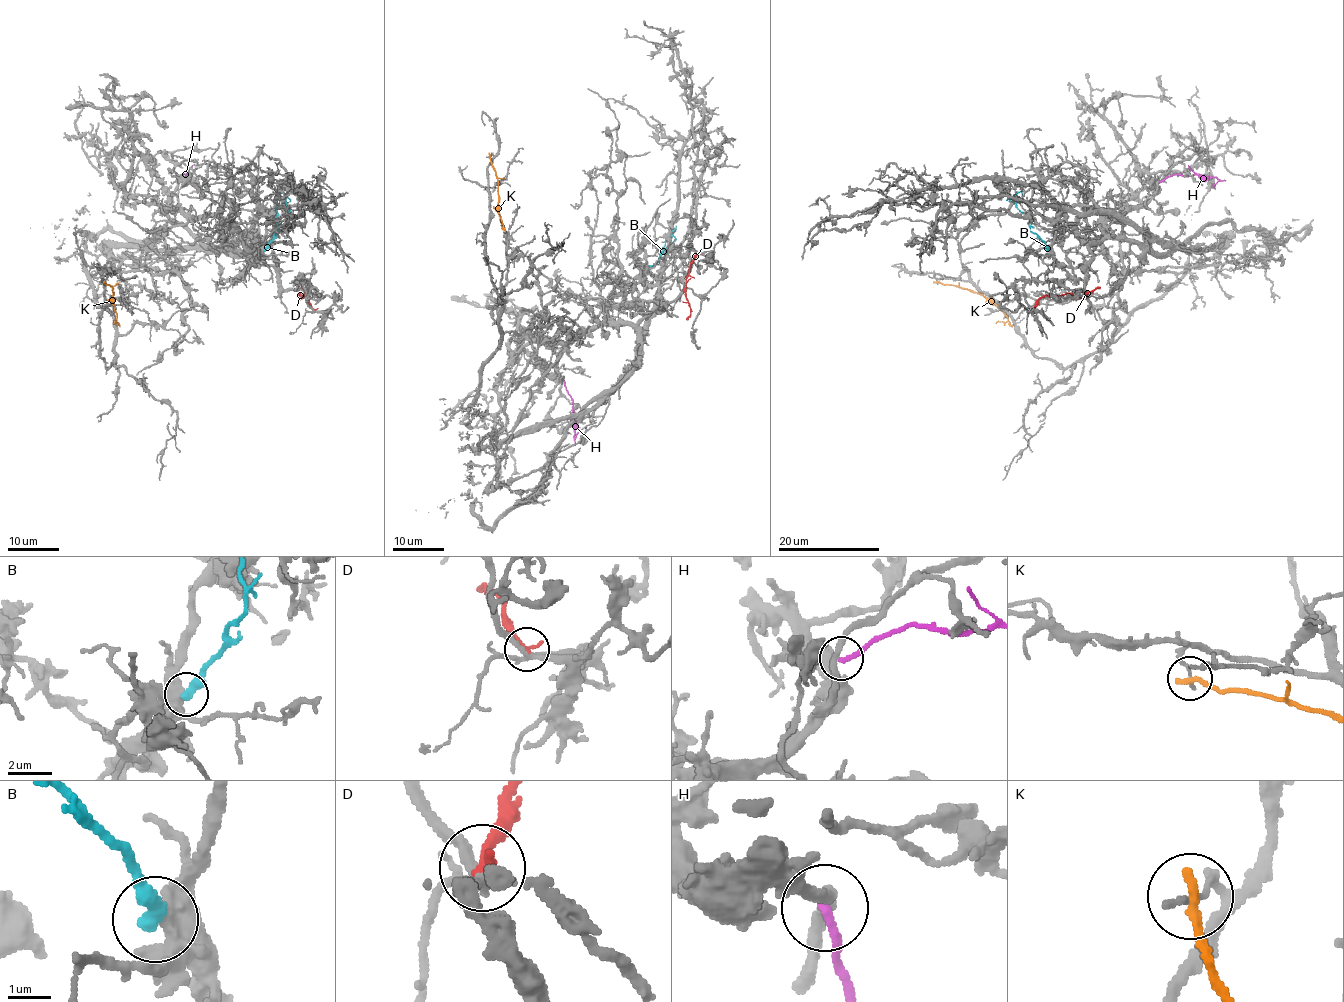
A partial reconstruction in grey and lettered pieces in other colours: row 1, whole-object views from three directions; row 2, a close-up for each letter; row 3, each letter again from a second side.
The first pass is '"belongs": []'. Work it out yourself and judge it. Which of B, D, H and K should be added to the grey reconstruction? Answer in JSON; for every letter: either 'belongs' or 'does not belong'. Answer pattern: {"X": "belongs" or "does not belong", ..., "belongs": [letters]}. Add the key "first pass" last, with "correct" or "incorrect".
{"B": "does not belong", "D": "does not belong", "H": "does not belong", "K": "does not belong", "belongs": [], "first pass": "correct"}

